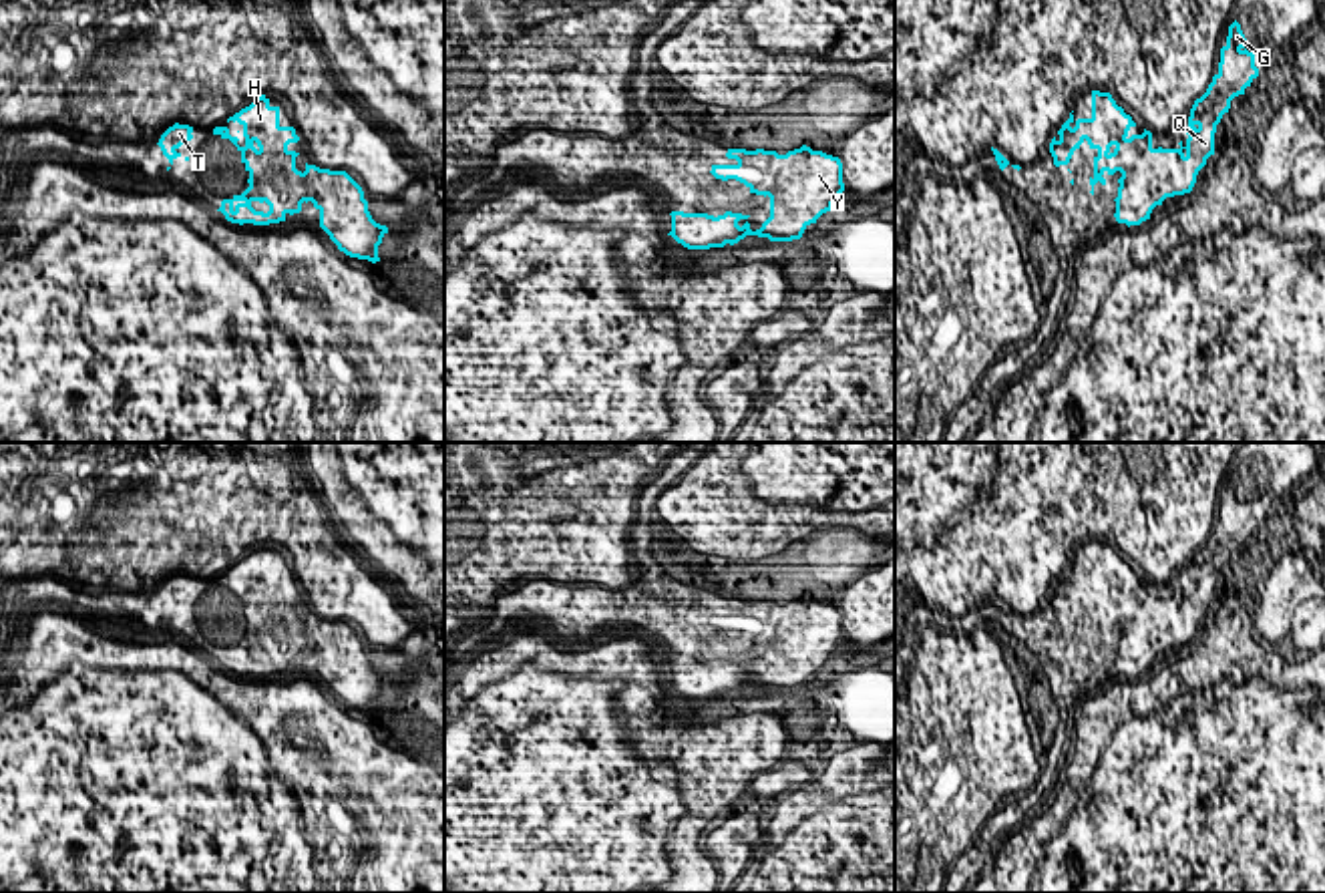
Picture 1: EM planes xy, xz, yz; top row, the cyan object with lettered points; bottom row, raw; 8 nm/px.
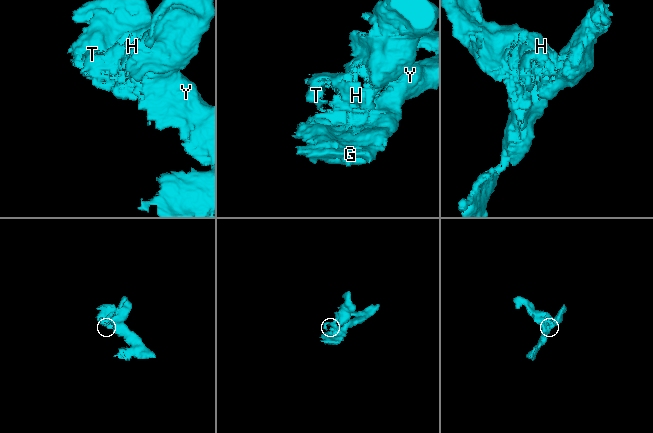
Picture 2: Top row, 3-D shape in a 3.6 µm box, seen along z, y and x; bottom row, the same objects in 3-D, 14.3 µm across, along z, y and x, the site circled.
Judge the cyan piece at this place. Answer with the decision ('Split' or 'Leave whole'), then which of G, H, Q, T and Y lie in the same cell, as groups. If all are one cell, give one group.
Split. Groups: G Q Y / H T

